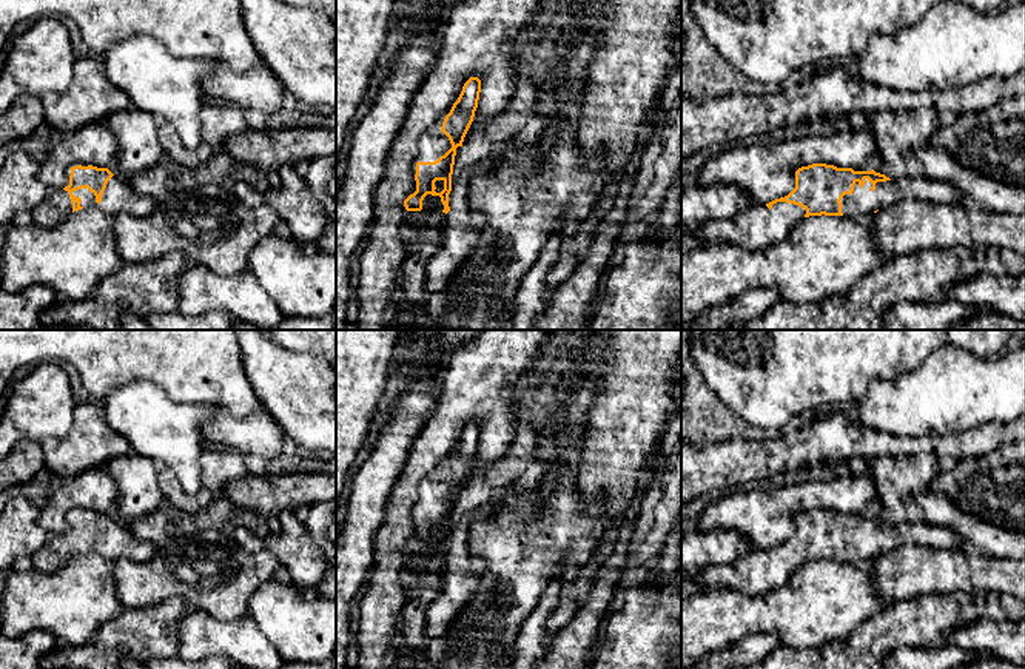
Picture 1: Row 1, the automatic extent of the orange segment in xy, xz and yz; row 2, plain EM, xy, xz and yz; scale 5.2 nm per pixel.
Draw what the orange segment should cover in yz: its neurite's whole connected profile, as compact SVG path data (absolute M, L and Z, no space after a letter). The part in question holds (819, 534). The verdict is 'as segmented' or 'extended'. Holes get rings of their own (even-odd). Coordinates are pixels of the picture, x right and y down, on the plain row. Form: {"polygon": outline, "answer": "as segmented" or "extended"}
{"polygon": "M812 509L795 516L795 533L766 550L751 550L732 563L689 575L706 590L737 590L761 595L783 586L809 561L866 561L903 546L959 549L962 538L943 524L920 519L889 524L871 516L854 516Z", "answer": "extended"}

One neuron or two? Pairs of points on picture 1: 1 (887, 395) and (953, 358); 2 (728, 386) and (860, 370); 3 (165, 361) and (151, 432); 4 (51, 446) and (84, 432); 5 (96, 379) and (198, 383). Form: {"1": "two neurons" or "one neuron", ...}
{"1": "one neuron", "2": "one neuron", "3": "two neurons", "4": "one neuron", "5": "one neuron"}

